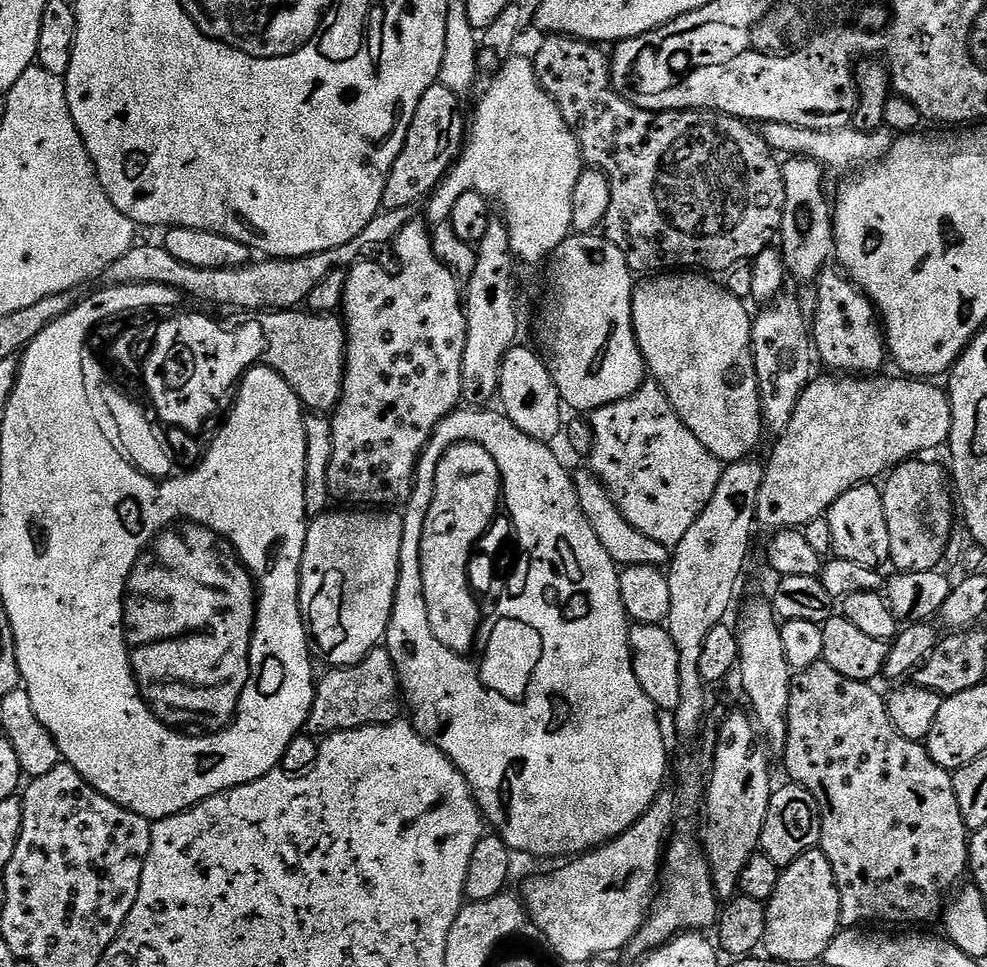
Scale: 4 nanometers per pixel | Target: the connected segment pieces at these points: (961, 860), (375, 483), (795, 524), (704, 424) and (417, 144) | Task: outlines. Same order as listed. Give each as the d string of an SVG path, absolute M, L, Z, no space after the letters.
M818 663L809 668L799 669L792 677L792 685L790 686L790 706L788 707L788 737L784 743L784 751L782 759L784 759L784 768L788 771L787 779L794 784L801 784L806 790L810 790L810 794L814 794L814 798L820 804L820 817L822 818L822 834L820 835L819 849L826 854L826 858L830 858L830 866L834 866L834 878L836 879L836 889L840 891L840 926L841 929L854 928L857 926L868 926L871 920L877 920L877 925L892 926L888 924L908 924L904 926L920 926L923 920L932 920L941 915L942 909L945 907L946 899L944 895L959 882L963 876L969 871L970 865L968 863L968 841L970 833L968 827L962 822L962 810L958 810L958 798L954 798L954 786L952 785L952 772L949 769L938 766L934 762L934 758L930 758L927 747L923 743L906 738L902 734L898 734L898 730L894 726L894 722L888 713L888 702L883 695L879 696L878 693L872 689L871 683L862 680L851 680L842 674L838 674L838 670L834 670L834 666L826 663Z
M417 218L406 226L402 226L402 230L392 241L390 248L394 256L396 252L396 260L400 263L400 269L397 270L396 276L391 276L383 268L383 263L375 260L363 260L361 264L347 269L348 281L342 305L342 319L348 329L348 349L344 355L344 395L341 396L340 403L336 405L330 416L334 454L328 471L328 485L332 500L336 502L341 500L344 503L341 505L344 506L371 506L376 510L396 510L407 505L408 499L412 496L412 485L416 483L416 466L420 463L420 455L423 454L424 448L430 442L432 431L450 413L457 411L458 405L461 403L462 354L466 350L466 326L468 325L464 317L461 285L458 283L457 276L449 268L442 266L442 262L438 262L438 258L434 254L429 225L423 219Z
M824 374L828 376L820 376L817 375L815 378L808 381L808 385L802 390L802 394L798 398L798 406L794 406L794 415L790 417L790 422L786 426L786 430L784 432L779 433L776 445L772 448L772 457L769 460L766 460L766 467L764 470L764 477L762 478L762 486L758 490L758 502L756 503L756 524L759 527L770 528L769 530L779 530L779 529L803 529L804 525L809 524L810 522L814 522L815 520L821 519L827 513L828 509L834 506L834 502L838 498L842 498L842 494L846 494L846 490L850 490L854 486L858 486L859 484L863 484L865 482L876 482L881 479L889 470L896 467L898 464L904 463L906 460L911 460L913 458L919 457L921 454L928 454L924 452L932 452L935 448L940 448L949 443L950 437L952 435L952 403L948 400L948 393L945 391L943 387L940 388L939 383L929 382L924 378L899 378L900 380L876 380L880 378L861 378L856 374Z
M668 270L663 274L652 274L635 285L632 290L632 325L636 331L636 341L640 347L640 353L644 356L644 362L651 379L660 385L666 394L670 406L674 410L686 427L690 430L714 458L718 458L725 465L736 464L740 460L749 459L752 452L760 444L760 439L766 436L766 425L764 422L764 412L760 408L760 391L758 390L758 374L754 366L754 354L752 353L752 321L753 313L748 313L748 304L739 300L734 294L730 294L723 283L715 284L713 277L708 274L701 274L696 270Z
M439 82L432 84L430 90L422 94L422 102L418 102L418 110L414 110L414 122L410 122L406 142L386 182L385 209L398 210L427 201L448 175L466 139L466 116L460 113L460 100L457 92Z

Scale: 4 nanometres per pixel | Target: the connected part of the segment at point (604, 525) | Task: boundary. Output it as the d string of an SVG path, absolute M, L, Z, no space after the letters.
M585 470L585 472L579 473L577 471L574 479L578 502L582 506L582 514L586 514L594 534L598 534L598 542L602 542L606 554L610 554L610 558L615 564L624 568L654 566L663 569L669 563L669 545L654 542L654 538L646 538L646 534L642 534L642 530L630 526L630 522L626 522L626 518L622 518L622 510L618 510L618 506L612 501L612 495L606 490L606 486L595 472Z

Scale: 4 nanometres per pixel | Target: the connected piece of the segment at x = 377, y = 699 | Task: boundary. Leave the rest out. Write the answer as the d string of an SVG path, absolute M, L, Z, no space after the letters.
M377 646L372 648L357 664L348 668L331 667L326 678L317 683L316 697L308 715L307 731L313 732L316 738L331 736L334 732L345 732L355 728L365 728L375 724L392 724L402 716L402 693L400 679L396 673L394 662L390 658L387 647Z

